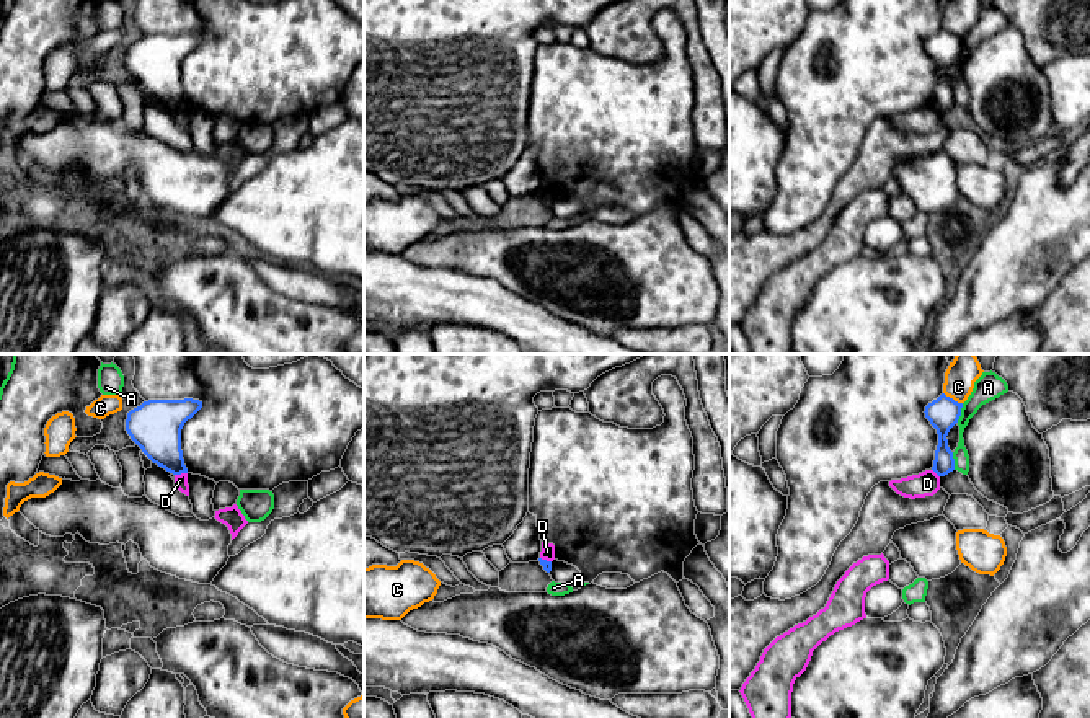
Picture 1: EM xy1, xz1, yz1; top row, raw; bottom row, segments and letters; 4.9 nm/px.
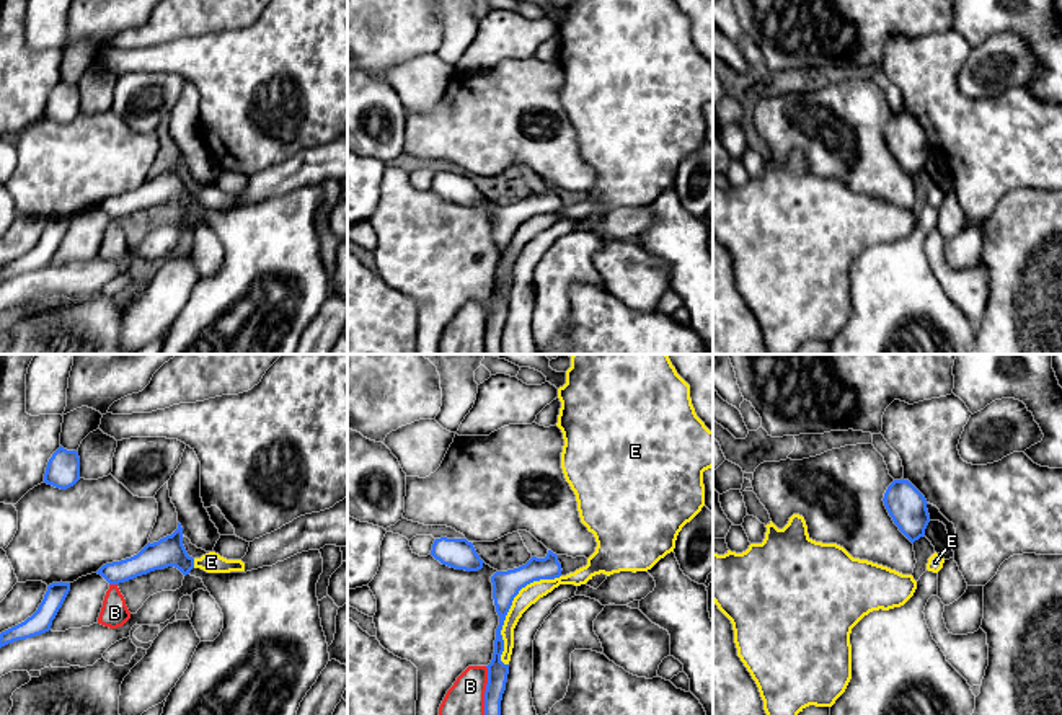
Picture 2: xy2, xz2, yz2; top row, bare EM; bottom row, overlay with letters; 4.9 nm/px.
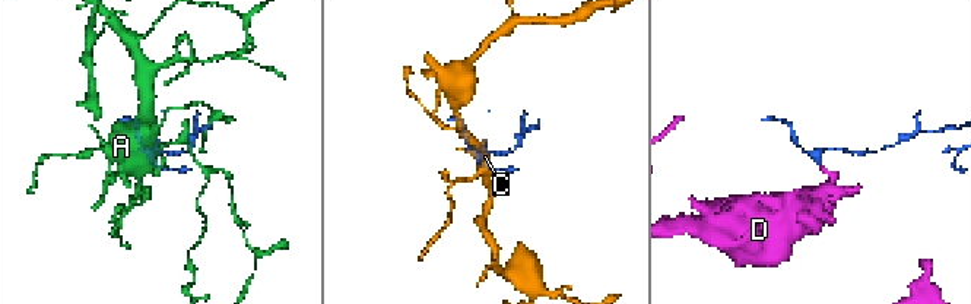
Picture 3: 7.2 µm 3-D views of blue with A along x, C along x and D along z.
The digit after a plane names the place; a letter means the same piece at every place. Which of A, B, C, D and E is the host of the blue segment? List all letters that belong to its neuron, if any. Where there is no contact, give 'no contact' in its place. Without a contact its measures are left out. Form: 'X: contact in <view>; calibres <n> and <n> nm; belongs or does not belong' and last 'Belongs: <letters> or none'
A: contact in yz1; calibres 160 and 140 nm; does not belong
B: contact in xz2; calibres 100 and 180 nm; does not belong
C: contact in yz1; calibres 160 and 150 nm; does not belong
D: contact in xy1; calibres 240 and 60 nm; does not belong
E: contact in xz2; calibres 140 and 90 nm; does not belong
Belongs: none

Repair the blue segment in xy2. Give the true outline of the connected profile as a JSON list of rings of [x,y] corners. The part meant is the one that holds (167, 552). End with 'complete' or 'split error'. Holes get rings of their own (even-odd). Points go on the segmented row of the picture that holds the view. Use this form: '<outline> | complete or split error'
[[[183,527],[158,542],[147,544],[137,555],[103,565],[96,573],[109,584],[119,584],[168,566],[184,576],[201,578],[223,614],[223,628],[214,642],[201,642],[191,663],[166,697],[162,715],[297,715],[300,702],[316,682],[330,661],[328,643],[321,627],[316,583],[323,573],[320,550],[297,553],[272,566],[246,573],[207,573],[194,566],[194,558],[183,545]]] | split error

